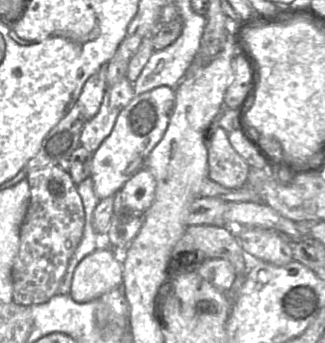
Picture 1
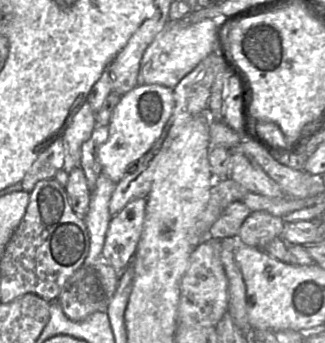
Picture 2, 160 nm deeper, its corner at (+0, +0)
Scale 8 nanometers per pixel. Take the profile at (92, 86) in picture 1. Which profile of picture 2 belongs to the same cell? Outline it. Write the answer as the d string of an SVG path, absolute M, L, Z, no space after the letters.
M86 101L73 117L62 138L66 152L66 168L79 166L82 144L87 141L96 127L95 113Z

